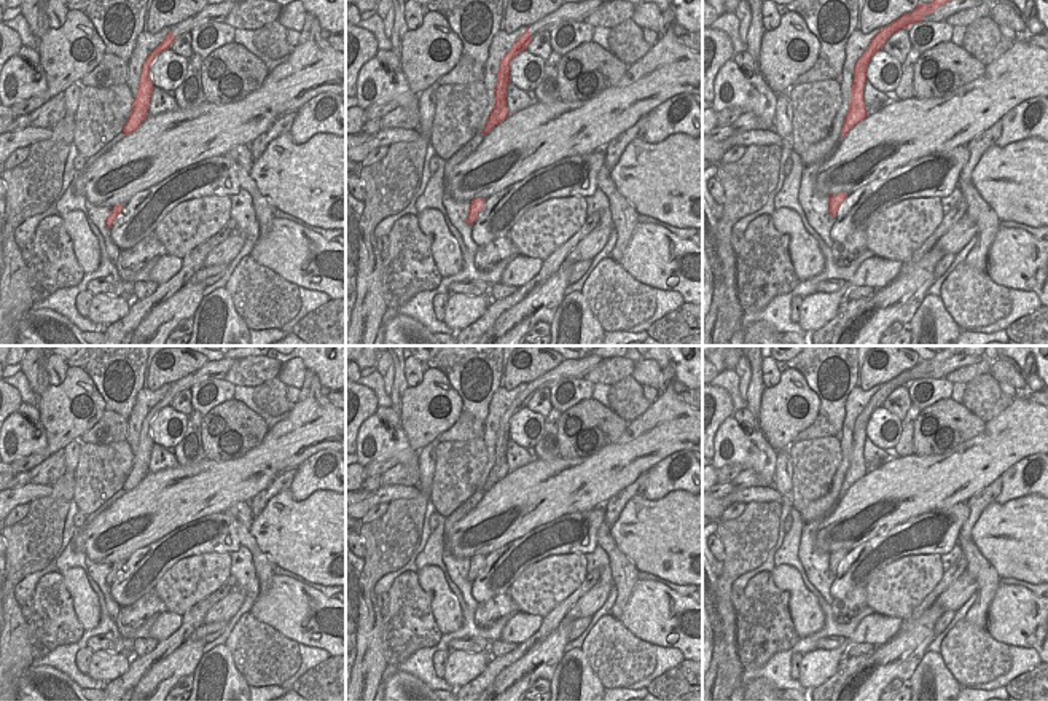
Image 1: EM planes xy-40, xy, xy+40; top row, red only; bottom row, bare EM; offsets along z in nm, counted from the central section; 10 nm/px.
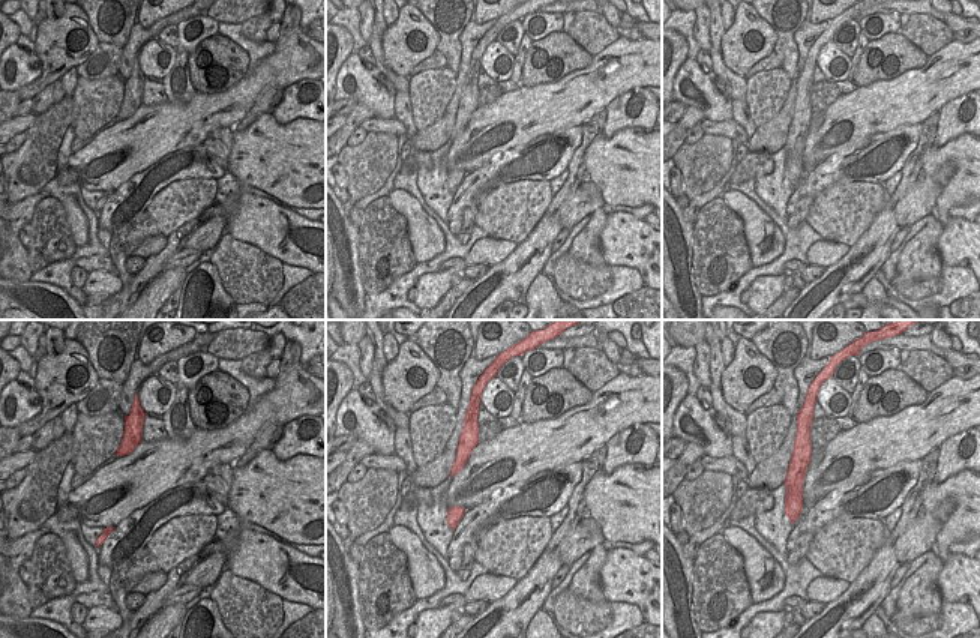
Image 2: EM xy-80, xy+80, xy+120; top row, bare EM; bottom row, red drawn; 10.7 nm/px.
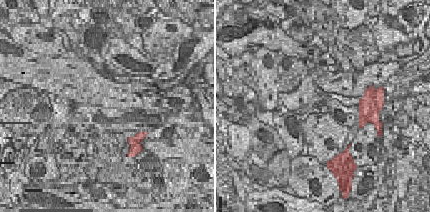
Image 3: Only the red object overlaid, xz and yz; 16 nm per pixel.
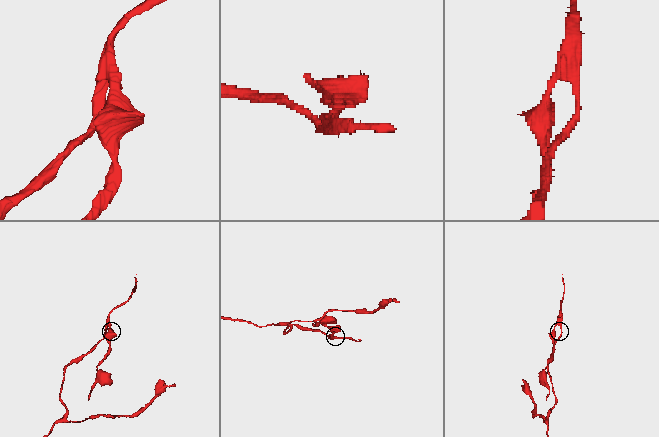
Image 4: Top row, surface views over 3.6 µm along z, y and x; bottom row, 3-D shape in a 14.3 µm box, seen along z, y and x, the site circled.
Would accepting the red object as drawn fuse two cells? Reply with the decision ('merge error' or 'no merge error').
merge error

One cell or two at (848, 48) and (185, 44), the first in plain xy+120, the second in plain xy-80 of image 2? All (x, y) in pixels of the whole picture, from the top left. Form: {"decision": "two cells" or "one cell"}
{"decision": "two cells"}

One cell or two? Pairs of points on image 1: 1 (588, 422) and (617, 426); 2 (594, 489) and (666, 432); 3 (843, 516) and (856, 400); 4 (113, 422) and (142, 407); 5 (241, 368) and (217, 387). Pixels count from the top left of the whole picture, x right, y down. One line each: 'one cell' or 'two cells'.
1: one cell
2: one cell
3: two cells
4: two cells
5: two cells

